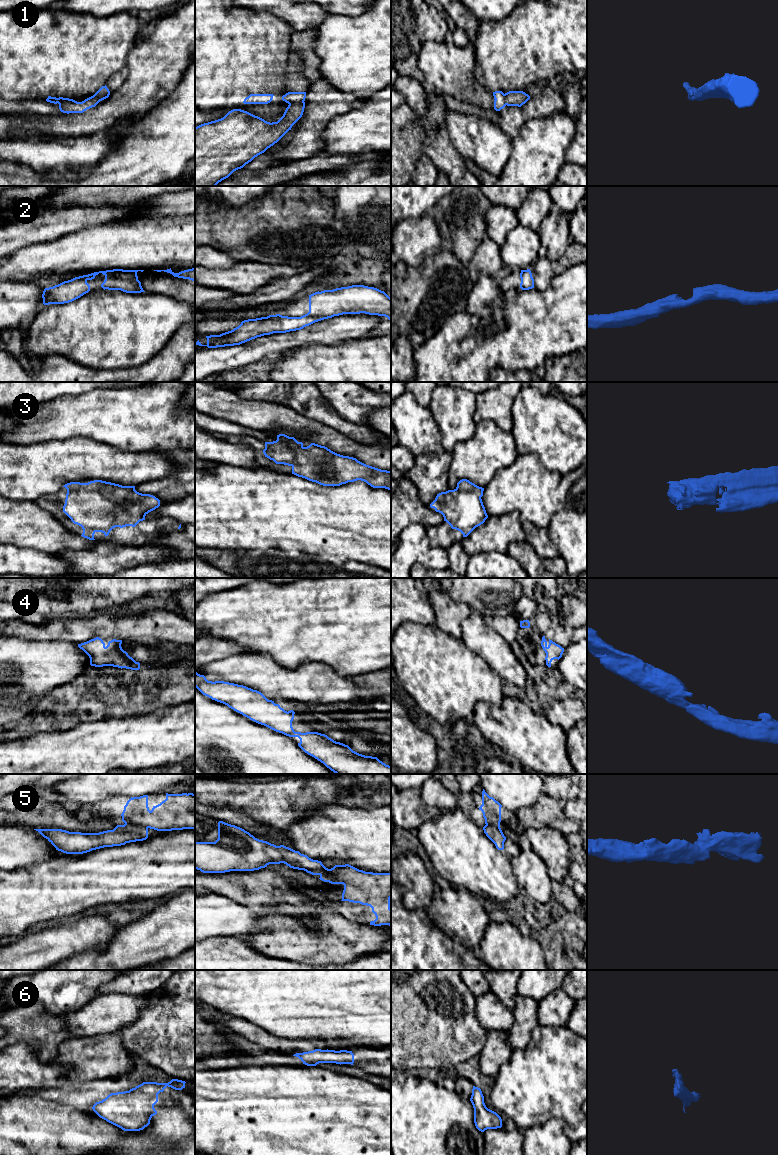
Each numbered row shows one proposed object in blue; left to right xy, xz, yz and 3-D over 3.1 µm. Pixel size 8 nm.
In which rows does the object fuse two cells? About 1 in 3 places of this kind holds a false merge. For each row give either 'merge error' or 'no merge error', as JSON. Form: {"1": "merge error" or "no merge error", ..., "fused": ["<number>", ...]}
{"1": "no merge error", "2": "no merge error", "3": "no merge error", "4": "no merge error", "5": "merge error", "6": "no merge error", "fused": ["5"]}

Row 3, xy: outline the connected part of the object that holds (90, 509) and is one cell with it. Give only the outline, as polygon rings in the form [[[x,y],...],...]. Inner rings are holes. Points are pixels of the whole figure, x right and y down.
[[[94,480],[88,483],[70,482],[63,487],[67,489],[63,512],[74,524],[82,527],[82,537],[95,540],[94,534],[102,532],[105,537],[115,527],[135,527],[145,516],[160,506],[160,500],[150,494],[142,494],[135,490],[135,486]]]

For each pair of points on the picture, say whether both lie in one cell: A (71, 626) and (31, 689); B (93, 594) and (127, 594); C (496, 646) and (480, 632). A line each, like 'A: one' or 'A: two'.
A: two
B: one
C: one

